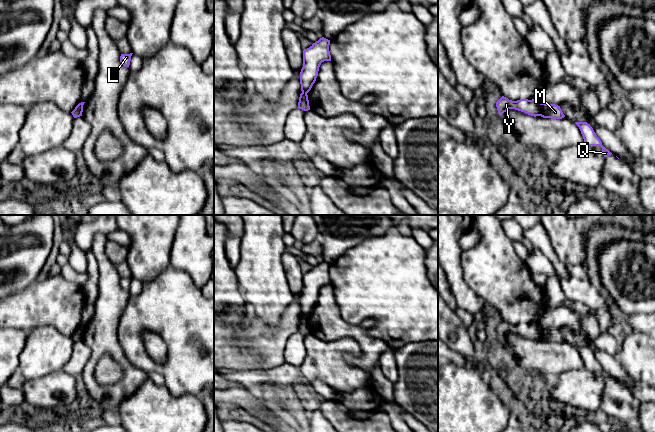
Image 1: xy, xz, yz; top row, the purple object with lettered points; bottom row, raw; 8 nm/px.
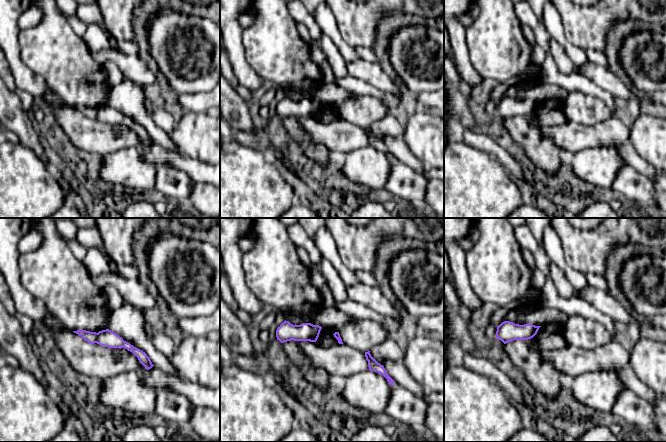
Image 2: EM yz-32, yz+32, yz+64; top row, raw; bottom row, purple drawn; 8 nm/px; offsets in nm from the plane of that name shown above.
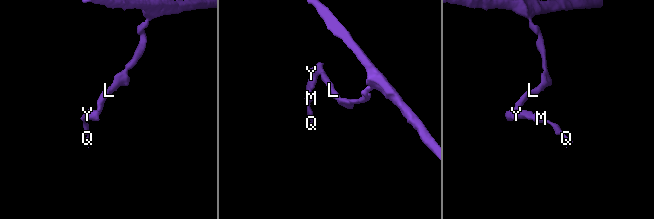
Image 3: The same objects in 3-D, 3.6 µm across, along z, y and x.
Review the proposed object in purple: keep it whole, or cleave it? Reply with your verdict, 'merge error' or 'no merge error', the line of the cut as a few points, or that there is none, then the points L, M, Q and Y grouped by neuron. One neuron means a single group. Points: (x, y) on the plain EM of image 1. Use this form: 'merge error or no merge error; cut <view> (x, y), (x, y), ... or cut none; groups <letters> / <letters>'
merge error; cut yz (541, 327), (539, 339); groups L Y / M Q

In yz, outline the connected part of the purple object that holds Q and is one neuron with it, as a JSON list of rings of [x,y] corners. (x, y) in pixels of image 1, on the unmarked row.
[[[575,346],[576,349],[579,351],[581,358],[584,363],[584,367],[588,370],[600,370],[602,372],[602,376],[604,381],[607,379],[611,379],[612,377],[606,373],[603,369],[601,364],[597,361],[596,357],[594,356],[593,352],[587,346]]]

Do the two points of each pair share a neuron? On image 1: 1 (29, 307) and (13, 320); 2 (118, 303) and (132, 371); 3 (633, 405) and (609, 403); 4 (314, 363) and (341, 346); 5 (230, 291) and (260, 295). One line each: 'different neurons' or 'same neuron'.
1: same neuron
2: same neuron
3: same neuron
4: same neuron
5: different neurons

